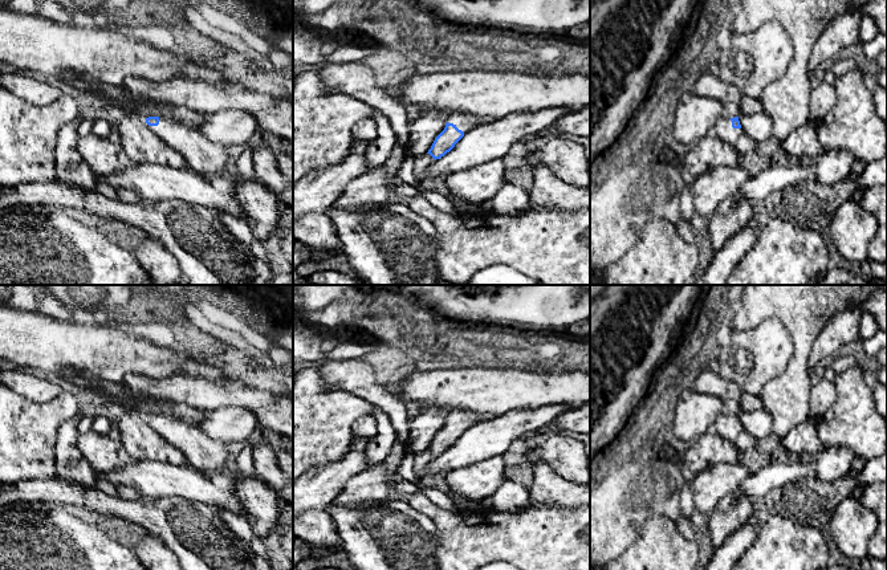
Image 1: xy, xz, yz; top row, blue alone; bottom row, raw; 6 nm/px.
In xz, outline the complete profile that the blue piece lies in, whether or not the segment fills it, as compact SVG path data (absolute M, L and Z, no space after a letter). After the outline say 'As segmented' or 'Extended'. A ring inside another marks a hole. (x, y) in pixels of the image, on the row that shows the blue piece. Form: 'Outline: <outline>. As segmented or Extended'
Outline: M469 113L448 115L444 130L435 138L427 154L435 160L440 159L449 152L467 133L481 125L485 125L484 118Z. Extended

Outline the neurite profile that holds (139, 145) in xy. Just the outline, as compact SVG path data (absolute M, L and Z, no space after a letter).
M117 113L111 118L121 137L119 147L125 162L188 170L184 158L150 129L146 118L125 113Z

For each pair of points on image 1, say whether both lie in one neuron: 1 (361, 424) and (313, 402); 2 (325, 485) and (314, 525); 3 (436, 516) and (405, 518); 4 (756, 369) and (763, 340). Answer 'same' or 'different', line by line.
1: different
2: different
3: different
4: same

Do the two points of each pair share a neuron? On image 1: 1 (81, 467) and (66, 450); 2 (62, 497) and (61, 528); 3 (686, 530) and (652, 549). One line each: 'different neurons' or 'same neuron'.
1: same neuron
2: different neurons
3: different neurons

